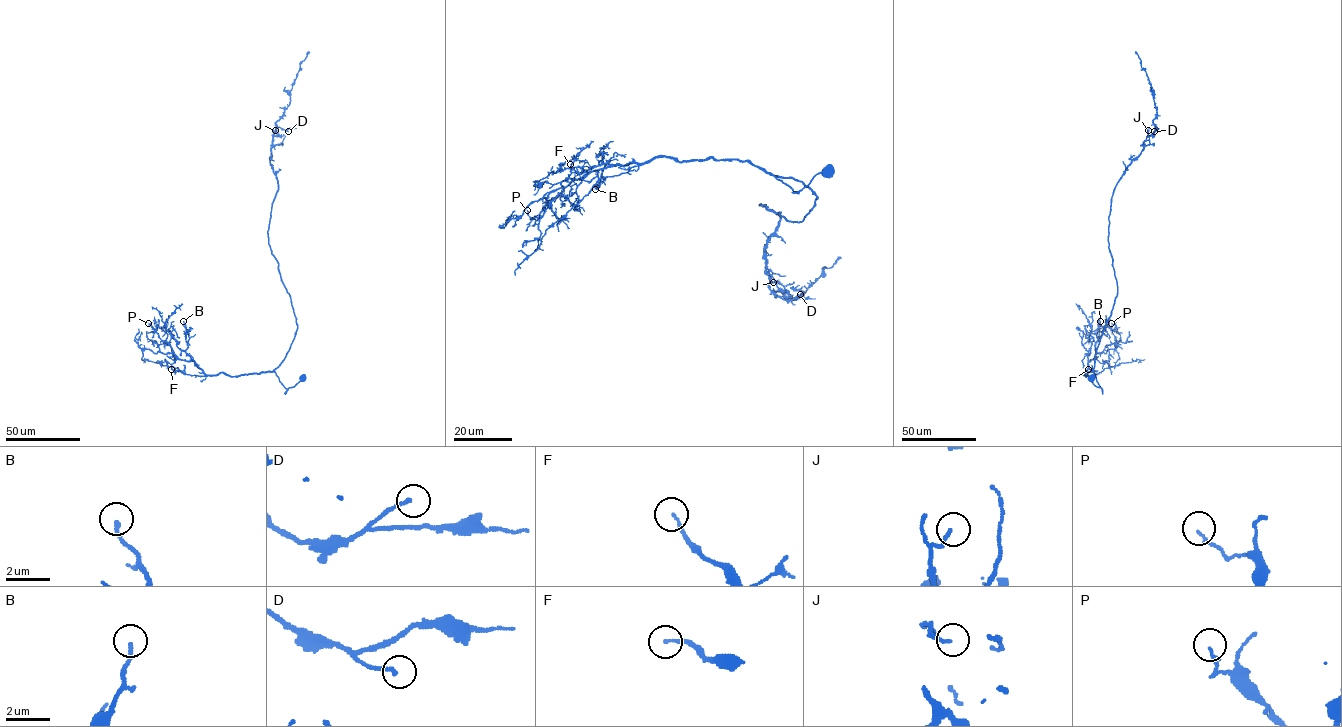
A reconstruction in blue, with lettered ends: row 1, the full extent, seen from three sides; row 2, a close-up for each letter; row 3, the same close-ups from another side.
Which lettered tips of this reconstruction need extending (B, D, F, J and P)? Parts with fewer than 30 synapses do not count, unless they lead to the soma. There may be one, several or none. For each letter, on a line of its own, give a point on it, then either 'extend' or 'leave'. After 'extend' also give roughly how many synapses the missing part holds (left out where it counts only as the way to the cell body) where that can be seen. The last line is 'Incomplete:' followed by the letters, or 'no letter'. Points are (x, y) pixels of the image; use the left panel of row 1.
B: at (183, 321); extend; about 40 synapses
D: at (288, 131); leave
F: at (171, 369); leave
J: at (275, 130); leave
P: at (148, 323); leave
Incomplete: B

